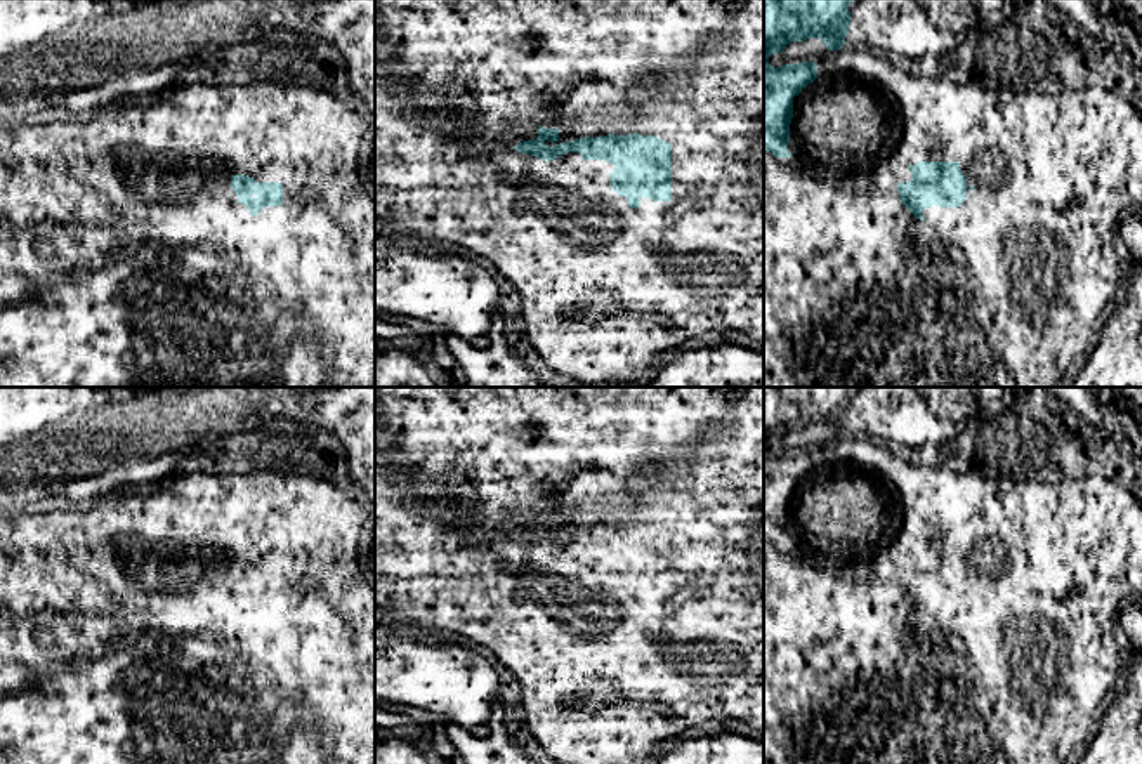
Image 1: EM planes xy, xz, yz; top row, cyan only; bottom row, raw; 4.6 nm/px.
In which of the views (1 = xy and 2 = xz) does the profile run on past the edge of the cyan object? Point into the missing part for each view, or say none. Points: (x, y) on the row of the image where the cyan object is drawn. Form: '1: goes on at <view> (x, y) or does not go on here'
1: does not go on here
2: does not go on here

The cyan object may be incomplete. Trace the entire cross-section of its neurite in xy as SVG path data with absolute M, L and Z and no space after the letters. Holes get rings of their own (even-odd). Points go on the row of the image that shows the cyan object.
M236 174L231 177L231 189L246 210L255 217L264 207L279 207L283 203L281 182L257 182L255 179Z

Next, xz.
M538 127L536 139L522 141L514 149L545 161L573 151L583 160L613 163L611 189L625 196L630 208L639 208L642 196L653 201L672 200L670 142L640 134L580 137L561 144L557 141L557 128Z

